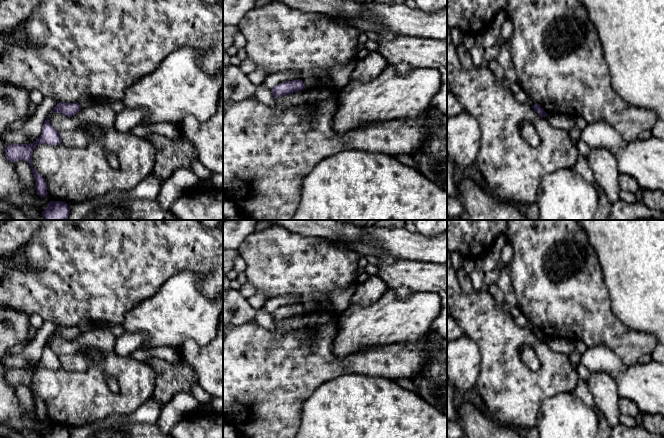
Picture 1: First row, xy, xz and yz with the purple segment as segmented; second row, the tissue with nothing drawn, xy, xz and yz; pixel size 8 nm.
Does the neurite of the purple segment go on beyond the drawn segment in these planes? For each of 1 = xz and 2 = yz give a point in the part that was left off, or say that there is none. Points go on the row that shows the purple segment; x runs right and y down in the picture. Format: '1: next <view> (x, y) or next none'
1: next none
2: next none

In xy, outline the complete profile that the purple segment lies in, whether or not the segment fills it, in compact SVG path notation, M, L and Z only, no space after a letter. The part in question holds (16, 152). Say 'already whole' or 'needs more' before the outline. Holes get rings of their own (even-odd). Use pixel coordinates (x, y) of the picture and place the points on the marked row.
already whole; M49 115L47 116L40 137L30 144L14 144L7 145L5 149L5 157L16 163L19 160L27 161L33 172L33 176L36 182L36 190L41 197L46 197L47 185L45 179L33 168L32 166L32 153L34 148L39 144L48 144L48 145L59 145L61 143L61 133L56 131L49 122Z

